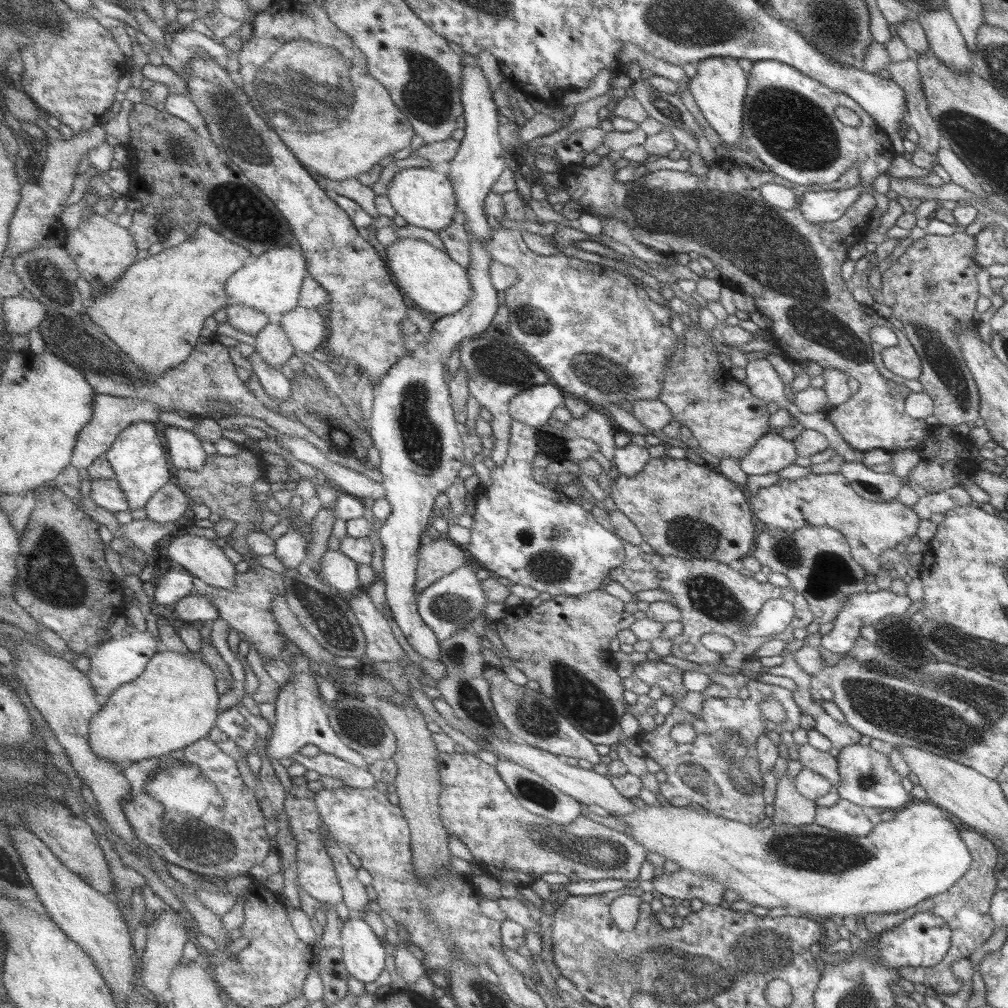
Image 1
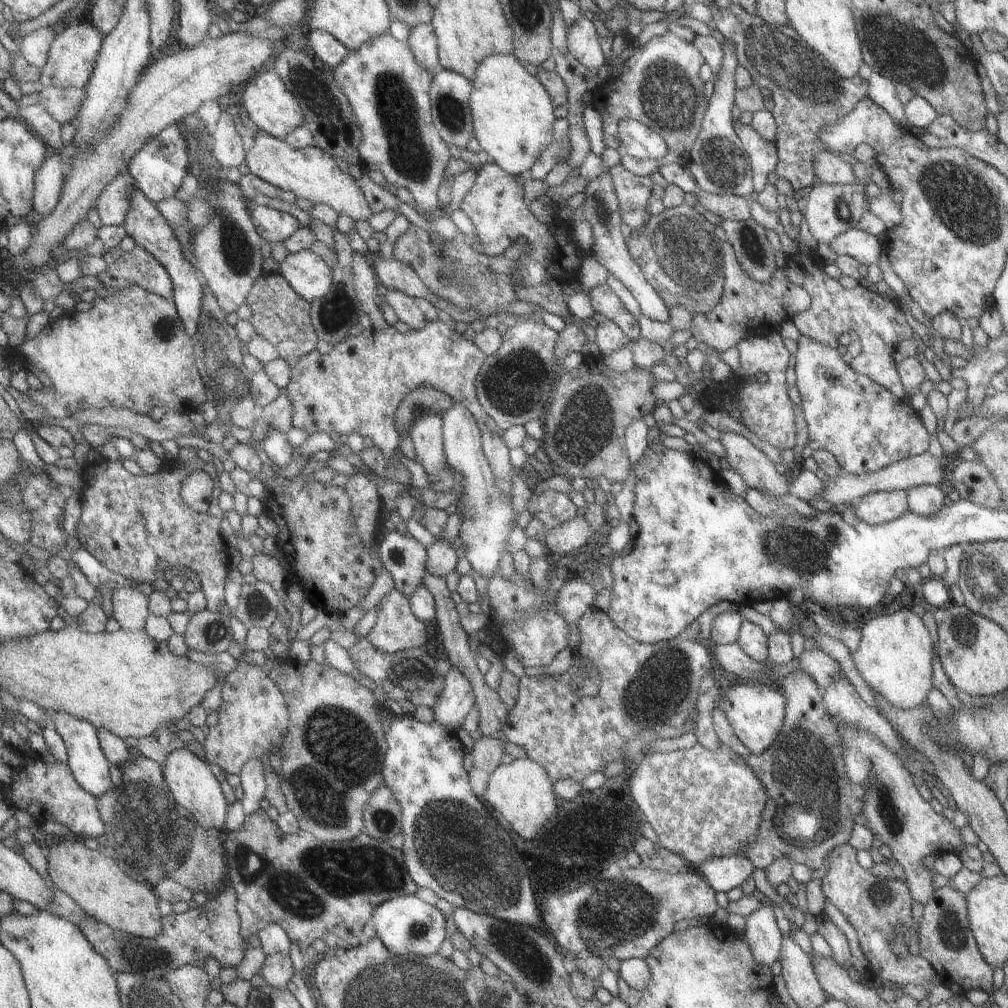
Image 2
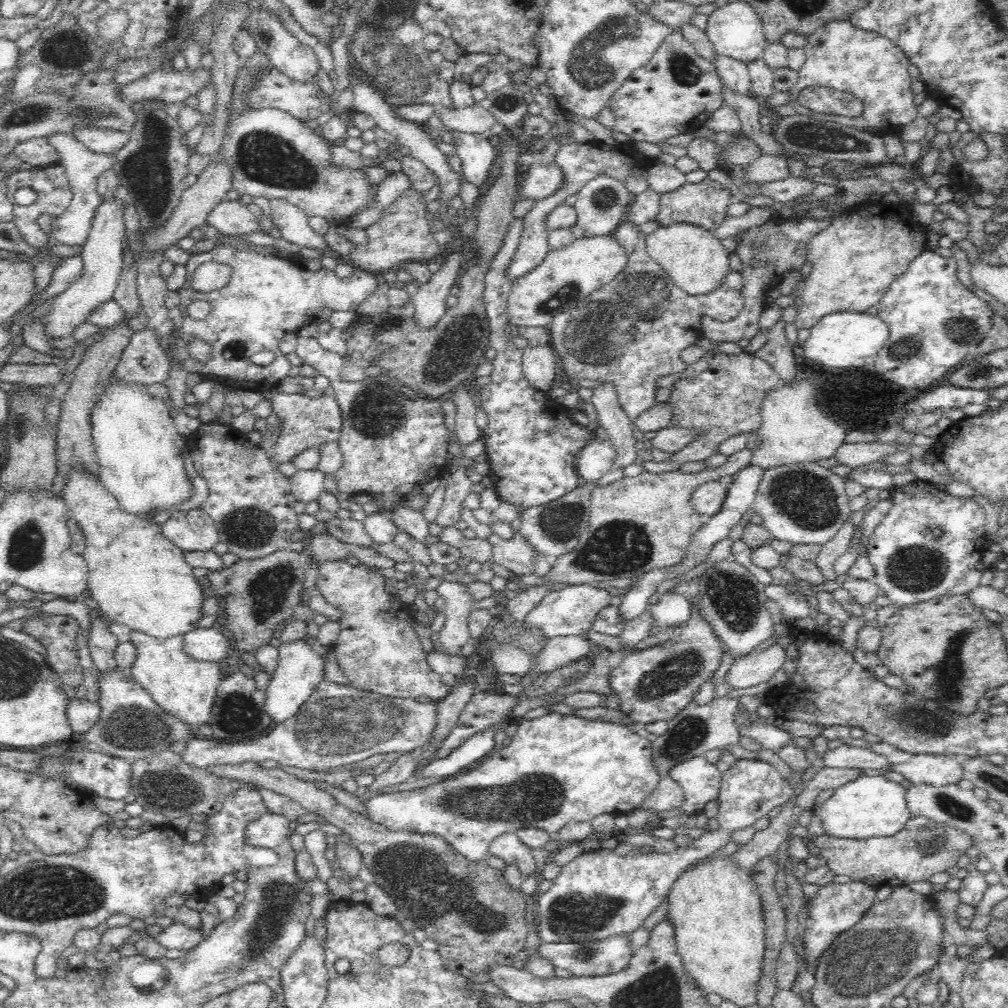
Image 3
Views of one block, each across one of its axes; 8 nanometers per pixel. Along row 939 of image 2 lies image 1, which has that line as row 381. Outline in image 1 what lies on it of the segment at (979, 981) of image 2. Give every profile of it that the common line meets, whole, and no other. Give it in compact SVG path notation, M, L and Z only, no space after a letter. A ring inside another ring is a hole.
M957 229L949 236L931 235L913 240L896 261L881 275L881 304L888 306L903 326L902 333L914 348L921 372L917 378L923 392L932 400L932 416L938 426L952 426L979 419L979 396L975 382L959 352L955 338L957 325L974 327L972 317L978 286L975 273L980 268L974 261L973 236Z

